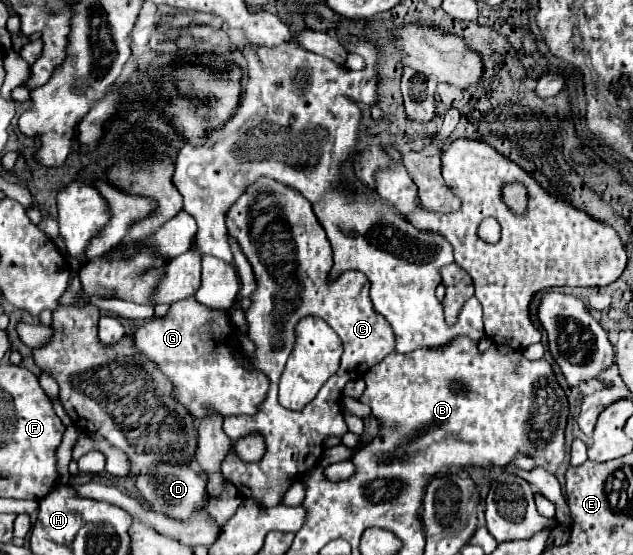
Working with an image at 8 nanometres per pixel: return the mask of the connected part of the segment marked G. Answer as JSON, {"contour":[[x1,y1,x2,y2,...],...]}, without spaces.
{"contour":[[186,297,170,305,166,317,152,317,134,331,134,351,140,357,156,363,156,367,168,377,174,387,174,401,178,401,194,417,196,423,202,421,206,415,254,415,260,411,260,405,268,395,270,379,260,369,236,359,236,347,230,339,232,333,234,325,226,309,210,309,196,301,196,297]]}

